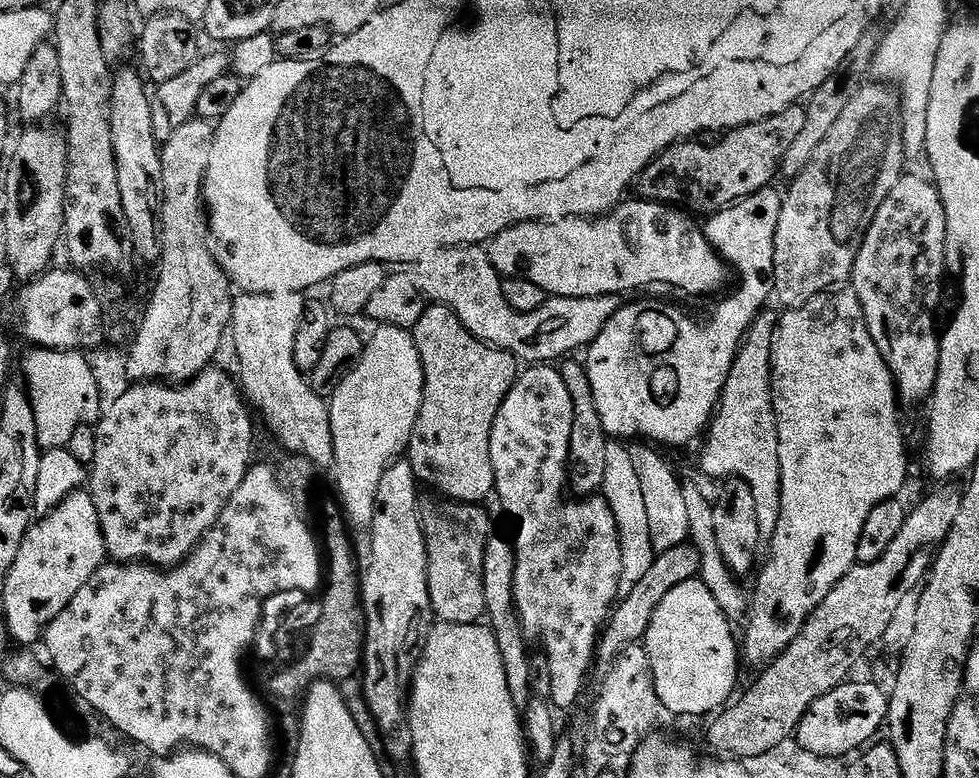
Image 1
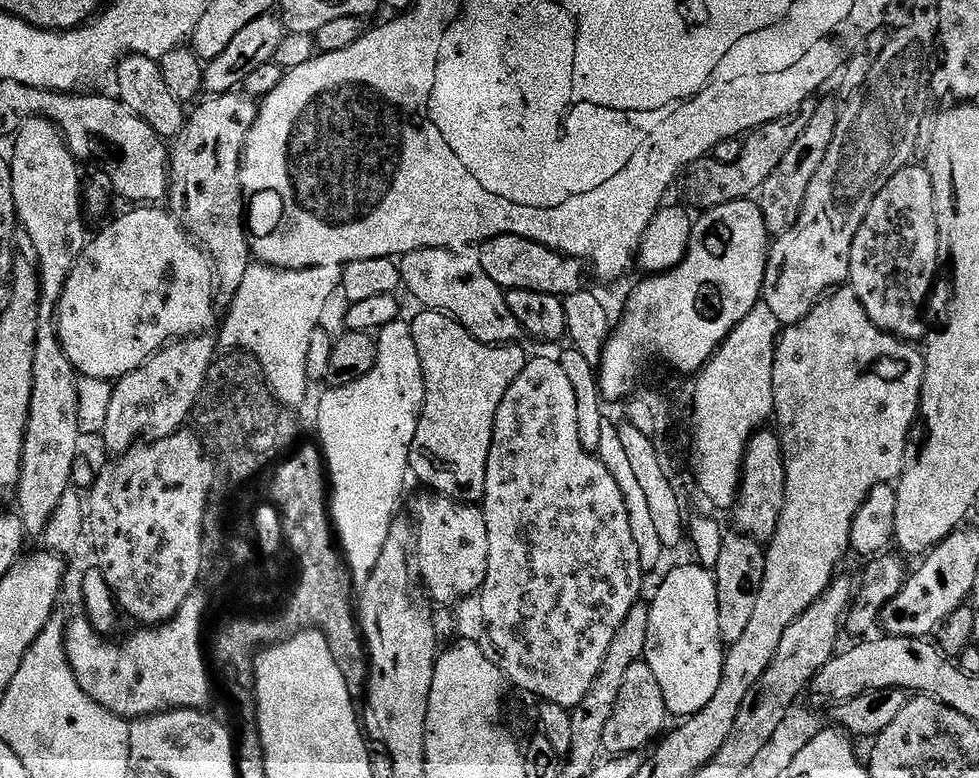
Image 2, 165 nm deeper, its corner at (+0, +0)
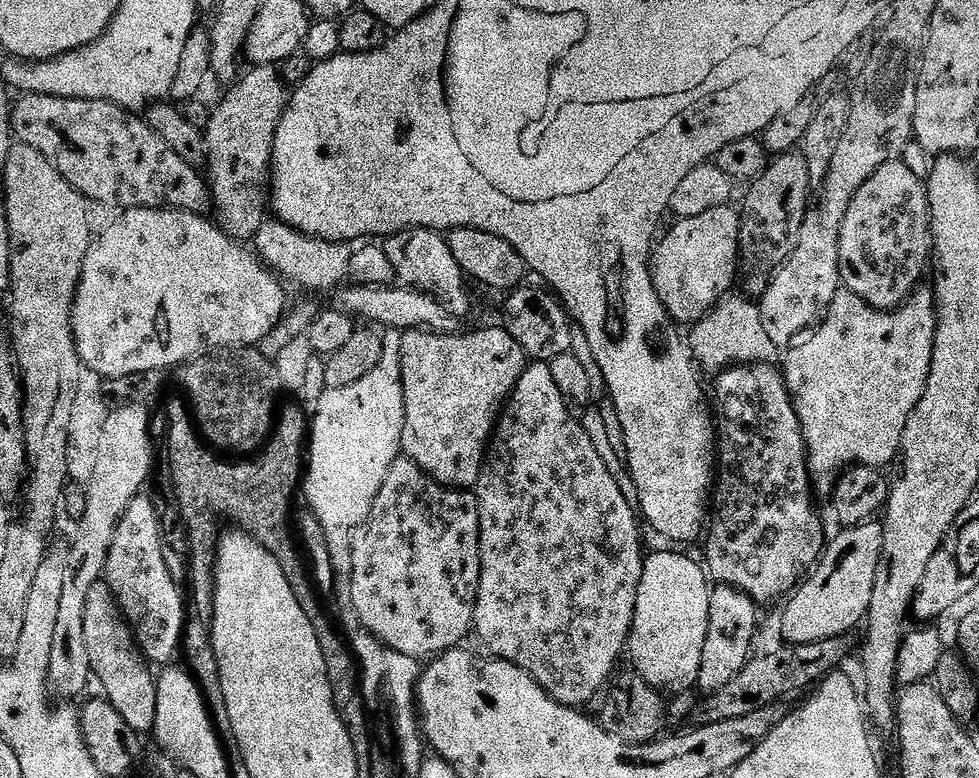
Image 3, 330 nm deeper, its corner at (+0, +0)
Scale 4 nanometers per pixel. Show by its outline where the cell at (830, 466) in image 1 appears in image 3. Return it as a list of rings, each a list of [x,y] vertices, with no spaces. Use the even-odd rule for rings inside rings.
[[[841,288],[819,324],[805,336],[797,337],[785,351],[785,384],[803,432],[810,480],[817,489],[834,488],[835,476],[846,467],[862,464],[884,468],[897,459],[906,422],[924,393],[935,337],[935,295],[931,289],[917,289],[906,303],[887,311],[874,308],[852,291]]]

